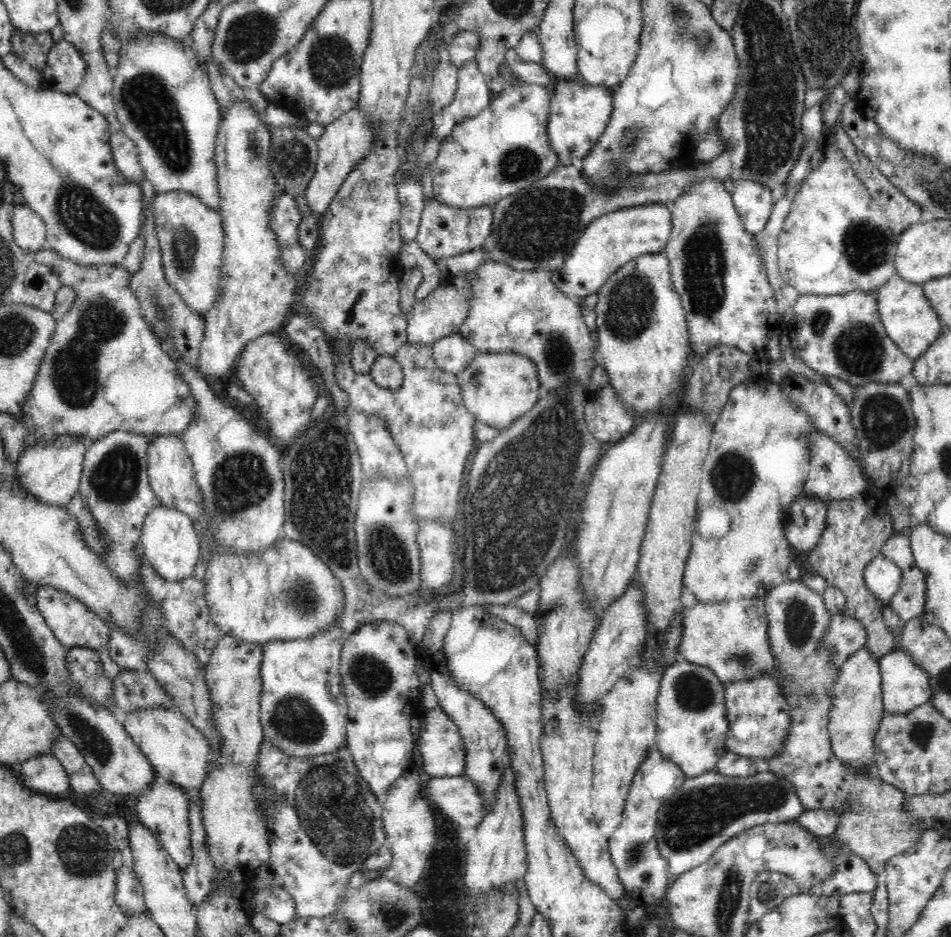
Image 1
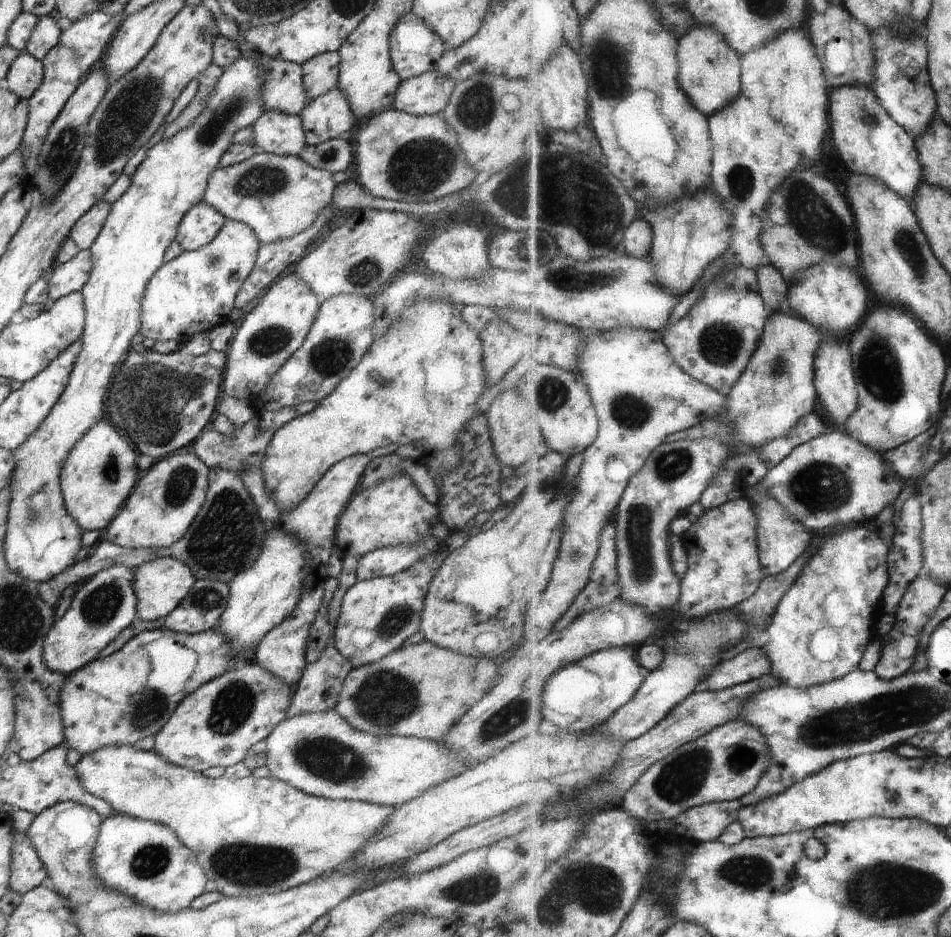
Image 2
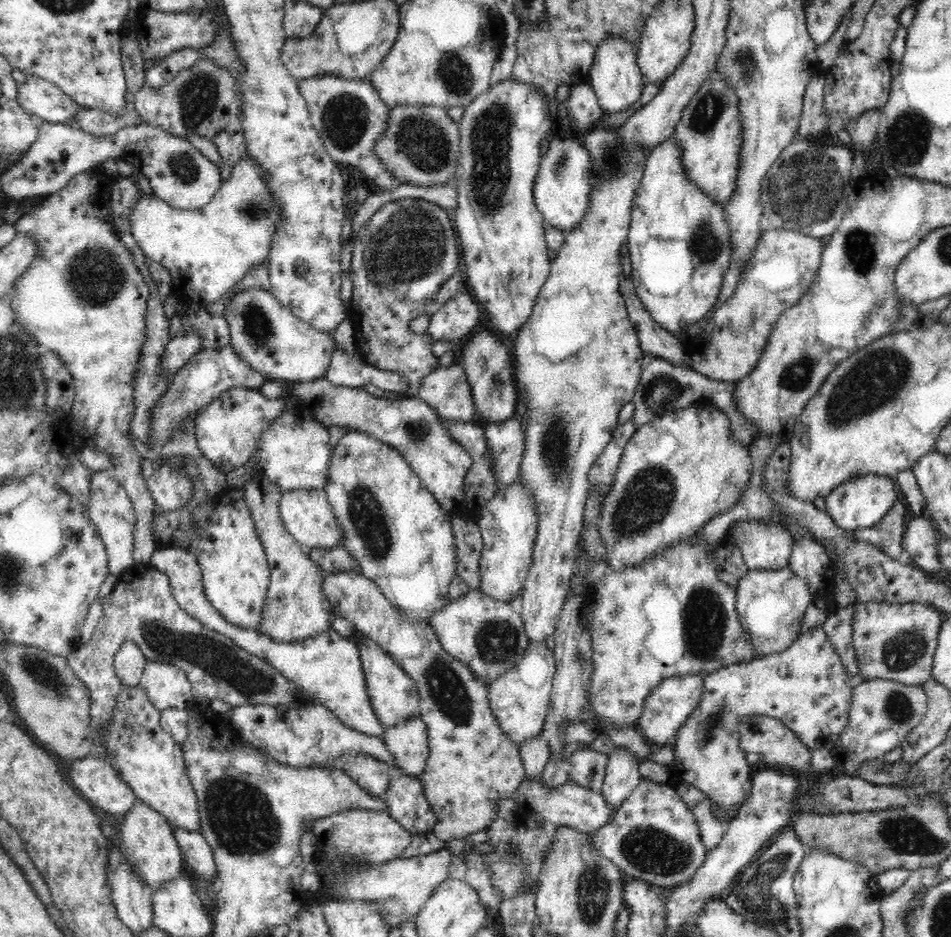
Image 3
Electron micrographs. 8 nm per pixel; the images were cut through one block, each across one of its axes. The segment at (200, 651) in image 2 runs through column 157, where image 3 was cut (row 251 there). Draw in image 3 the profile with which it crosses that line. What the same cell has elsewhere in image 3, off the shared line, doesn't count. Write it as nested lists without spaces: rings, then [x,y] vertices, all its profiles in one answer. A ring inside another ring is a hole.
[[[671,139],[657,144],[653,148],[646,168],[636,190],[634,197],[634,204],[632,208],[632,218],[629,226],[629,233],[627,236],[627,243],[629,246],[629,257],[631,260],[631,279],[635,284],[637,295],[640,297],[642,304],[650,316],[668,332],[676,335],[681,330],[688,328],[697,320],[700,320],[718,298],[723,276],[730,268],[731,264],[731,248],[729,245],[729,236],[726,223],[724,222],[724,205],[725,203],[714,202],[709,196],[706,196],[699,188],[696,188],[691,182],[688,182],[684,176],[684,170],[681,165],[681,150],[671,141]],[[651,236],[660,238],[673,238],[685,240],[690,249],[692,249],[693,267],[691,279],[689,283],[680,290],[680,312],[666,312],[670,308],[670,302],[674,306],[674,298],[666,298],[663,296],[652,296],[648,289],[642,284],[638,278],[638,264],[640,264],[639,248],[648,242]]]

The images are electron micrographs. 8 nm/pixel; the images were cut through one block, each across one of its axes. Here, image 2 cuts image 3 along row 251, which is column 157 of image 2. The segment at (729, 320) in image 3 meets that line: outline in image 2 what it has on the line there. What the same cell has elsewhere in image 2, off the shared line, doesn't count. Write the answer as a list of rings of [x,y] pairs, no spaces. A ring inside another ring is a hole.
[[[129,744],[103,746],[81,754],[72,767],[81,788],[107,802],[114,813],[157,822],[172,830],[180,844],[195,854],[206,880],[213,882],[223,897],[277,894],[331,873],[333,868],[351,858],[351,854],[355,854],[393,812],[393,808],[366,802],[314,797],[273,777],[249,775],[235,780],[223,776],[207,777],[204,773],[167,762],[152,750],[135,750]]]

